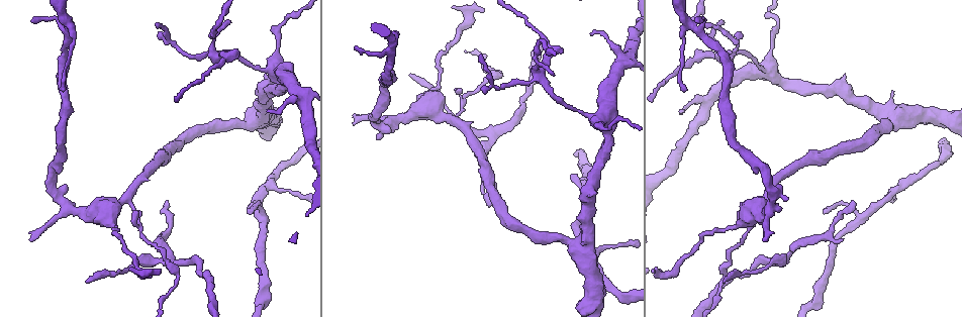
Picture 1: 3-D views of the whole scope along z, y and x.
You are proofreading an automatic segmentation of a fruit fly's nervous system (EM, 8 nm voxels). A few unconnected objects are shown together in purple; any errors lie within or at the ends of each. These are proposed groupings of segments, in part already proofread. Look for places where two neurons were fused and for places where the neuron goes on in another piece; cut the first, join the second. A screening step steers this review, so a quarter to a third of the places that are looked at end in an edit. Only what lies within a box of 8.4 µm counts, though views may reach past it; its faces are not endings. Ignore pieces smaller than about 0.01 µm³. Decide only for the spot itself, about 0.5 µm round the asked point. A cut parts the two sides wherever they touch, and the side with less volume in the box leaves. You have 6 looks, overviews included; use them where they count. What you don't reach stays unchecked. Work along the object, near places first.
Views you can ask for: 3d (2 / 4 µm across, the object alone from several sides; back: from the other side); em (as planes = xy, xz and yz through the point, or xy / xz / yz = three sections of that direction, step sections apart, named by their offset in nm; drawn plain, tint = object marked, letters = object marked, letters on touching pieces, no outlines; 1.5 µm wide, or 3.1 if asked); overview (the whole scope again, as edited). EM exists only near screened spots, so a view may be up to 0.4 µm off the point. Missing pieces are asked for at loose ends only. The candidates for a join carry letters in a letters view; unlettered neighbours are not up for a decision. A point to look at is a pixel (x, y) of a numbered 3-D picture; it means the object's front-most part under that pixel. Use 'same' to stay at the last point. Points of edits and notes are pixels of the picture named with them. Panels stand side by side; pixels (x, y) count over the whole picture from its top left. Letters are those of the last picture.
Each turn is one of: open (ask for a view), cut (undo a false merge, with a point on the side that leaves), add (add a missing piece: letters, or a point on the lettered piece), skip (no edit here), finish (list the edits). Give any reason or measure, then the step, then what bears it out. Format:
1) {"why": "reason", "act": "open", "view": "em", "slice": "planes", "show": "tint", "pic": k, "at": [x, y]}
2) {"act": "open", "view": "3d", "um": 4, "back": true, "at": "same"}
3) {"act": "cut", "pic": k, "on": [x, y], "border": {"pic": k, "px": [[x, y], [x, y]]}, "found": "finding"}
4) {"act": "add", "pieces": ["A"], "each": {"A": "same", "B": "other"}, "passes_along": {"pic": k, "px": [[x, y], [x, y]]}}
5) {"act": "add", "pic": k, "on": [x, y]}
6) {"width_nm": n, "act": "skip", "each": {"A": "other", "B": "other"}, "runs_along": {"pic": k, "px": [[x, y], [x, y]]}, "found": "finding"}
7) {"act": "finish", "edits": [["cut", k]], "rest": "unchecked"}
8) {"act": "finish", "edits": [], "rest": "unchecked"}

{"why": "sharp bend", "act": "open", "view": "em", "slice": "xz", "step": 4, "show": "tint", "pic": 1, "at": [495, 85]}

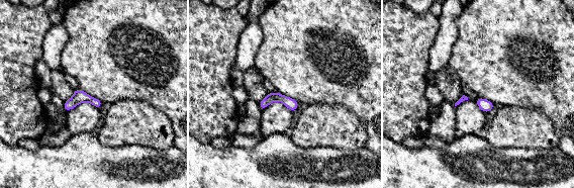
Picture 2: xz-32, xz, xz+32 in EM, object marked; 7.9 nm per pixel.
{"why": "another direction", "act": "open", "view": "em", "slice": "planes", "show": "tint", "at": "same"}

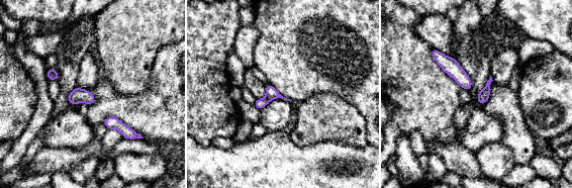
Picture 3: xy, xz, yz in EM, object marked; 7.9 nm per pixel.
{"act": "open", "view": "em", "slice": "planes", "show": "letters", "at": "same"}

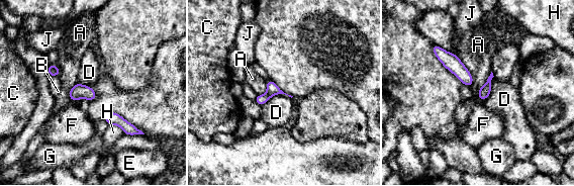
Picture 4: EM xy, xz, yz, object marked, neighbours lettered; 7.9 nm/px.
{"width_nm": 90, "act": "skip", "each": {"A": "other", "B": "other", "C": "other", "D": "other", "E": "other", "F": "other", "G": "other", "H": "other", "J": "other"}, "border": {"pic": 4, "px": [[291, 97], [274, 94], [261, 105]]}, "found": "one neuron here"}

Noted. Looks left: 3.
{"why": "thin end", "act": "open", "view": "3d", "um": 4, "pic": 1, "at": [488, 206]}

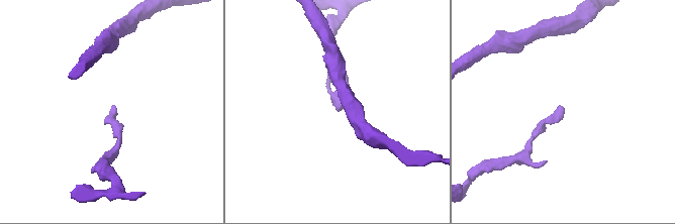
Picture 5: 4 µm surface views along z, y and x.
{"why": "need the tissue", "act": "open", "view": "em", "slice": "planes", "show": "letters", "pic": 5, "at": [337, 108]}

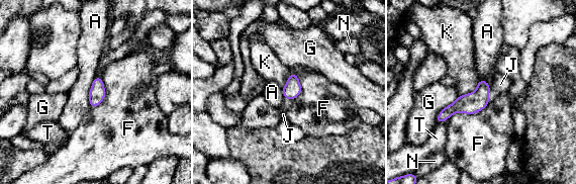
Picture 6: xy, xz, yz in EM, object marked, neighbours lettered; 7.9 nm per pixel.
{"act": "add", "pieces": ["J"], "each": {"A": "other", "F": "other", "G": "other", "J": "same", "K": "other", "N": "other", "T": "other"}, "passes_along": {"pic": 6, "px": [[472, 103], [488, 93], [500, 84]]}, "found": "the neuron continues"}

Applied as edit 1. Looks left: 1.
{"act": "finish", "edits": [["add", 6]], "rest": "unchecked"}

